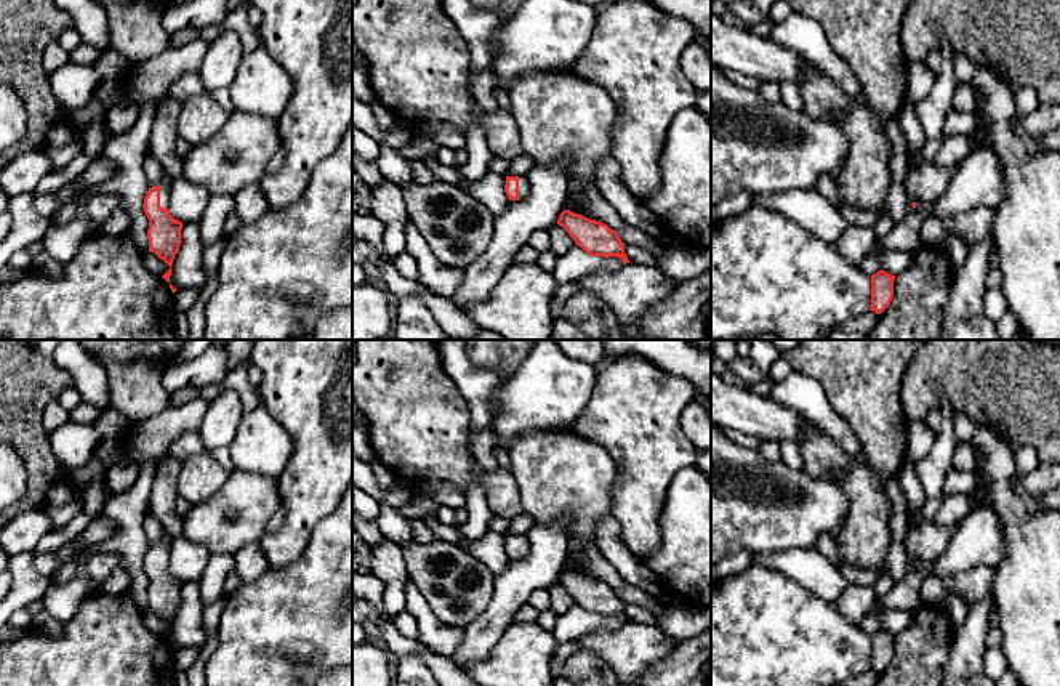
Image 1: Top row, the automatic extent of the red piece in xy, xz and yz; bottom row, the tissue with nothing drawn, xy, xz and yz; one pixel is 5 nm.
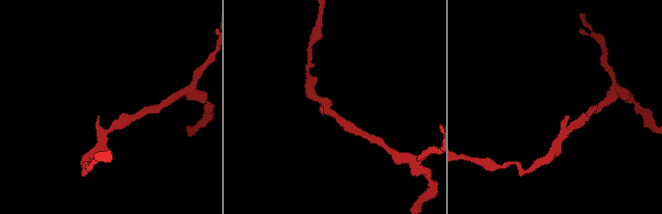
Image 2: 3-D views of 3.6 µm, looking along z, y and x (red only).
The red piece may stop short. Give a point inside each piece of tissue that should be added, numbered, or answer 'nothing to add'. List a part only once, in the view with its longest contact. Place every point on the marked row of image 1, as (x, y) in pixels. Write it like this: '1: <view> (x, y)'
1: xy (165, 183)

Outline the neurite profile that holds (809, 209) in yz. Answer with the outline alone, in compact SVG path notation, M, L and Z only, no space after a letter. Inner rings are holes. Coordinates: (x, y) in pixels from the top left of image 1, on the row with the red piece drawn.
M815 189L754 194L754 207L781 213L828 244L837 244L849 228L845 216Z

